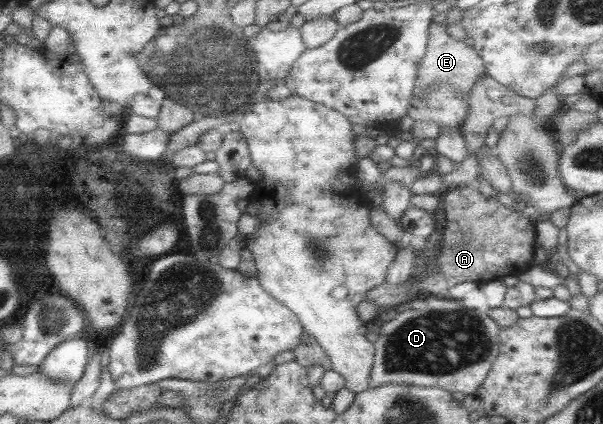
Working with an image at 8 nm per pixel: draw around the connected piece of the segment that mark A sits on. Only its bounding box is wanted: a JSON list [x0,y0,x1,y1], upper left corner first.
[410,185,535,301]

